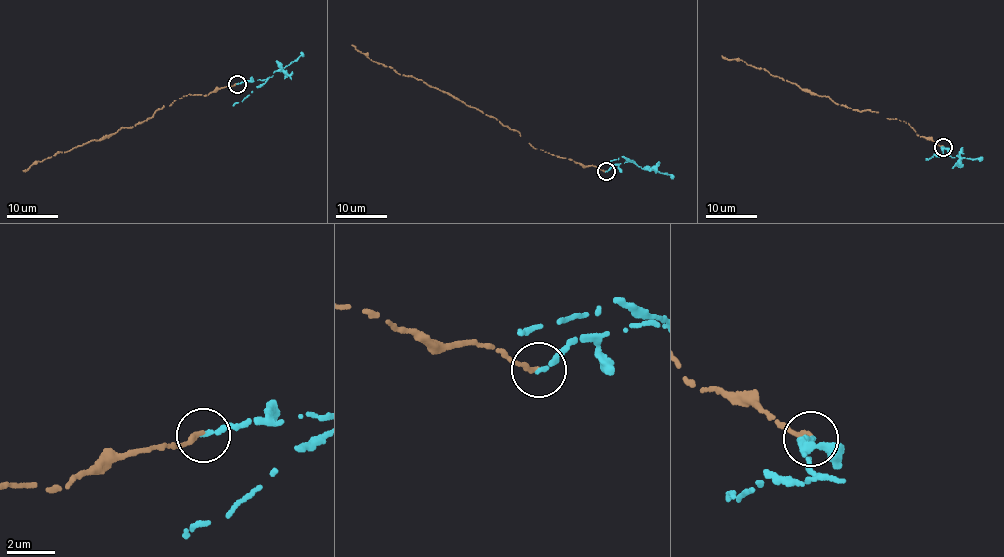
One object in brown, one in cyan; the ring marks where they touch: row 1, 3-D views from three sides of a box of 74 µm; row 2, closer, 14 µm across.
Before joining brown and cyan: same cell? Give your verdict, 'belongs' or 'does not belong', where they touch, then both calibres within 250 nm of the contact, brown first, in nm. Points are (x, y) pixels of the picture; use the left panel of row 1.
does not belong; place (237, 84); calibres 240 and 220 nm

